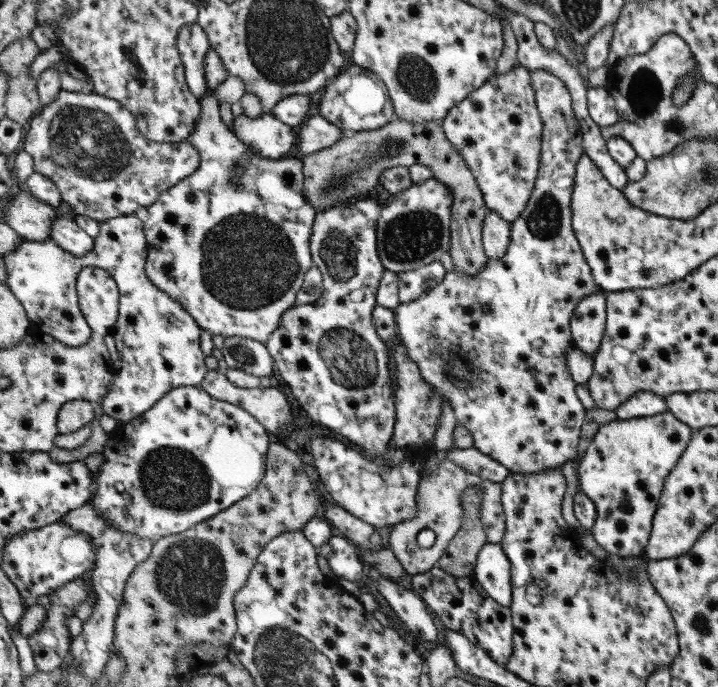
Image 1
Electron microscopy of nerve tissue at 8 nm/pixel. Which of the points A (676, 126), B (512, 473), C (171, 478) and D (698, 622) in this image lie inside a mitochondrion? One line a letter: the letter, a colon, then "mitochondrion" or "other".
A: mitochondrion
B: other
C: mitochondrion
D: mitochondrion

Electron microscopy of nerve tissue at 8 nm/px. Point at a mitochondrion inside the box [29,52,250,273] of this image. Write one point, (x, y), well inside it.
(87, 142)

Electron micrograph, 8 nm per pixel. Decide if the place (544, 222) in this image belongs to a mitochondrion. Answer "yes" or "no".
yes

